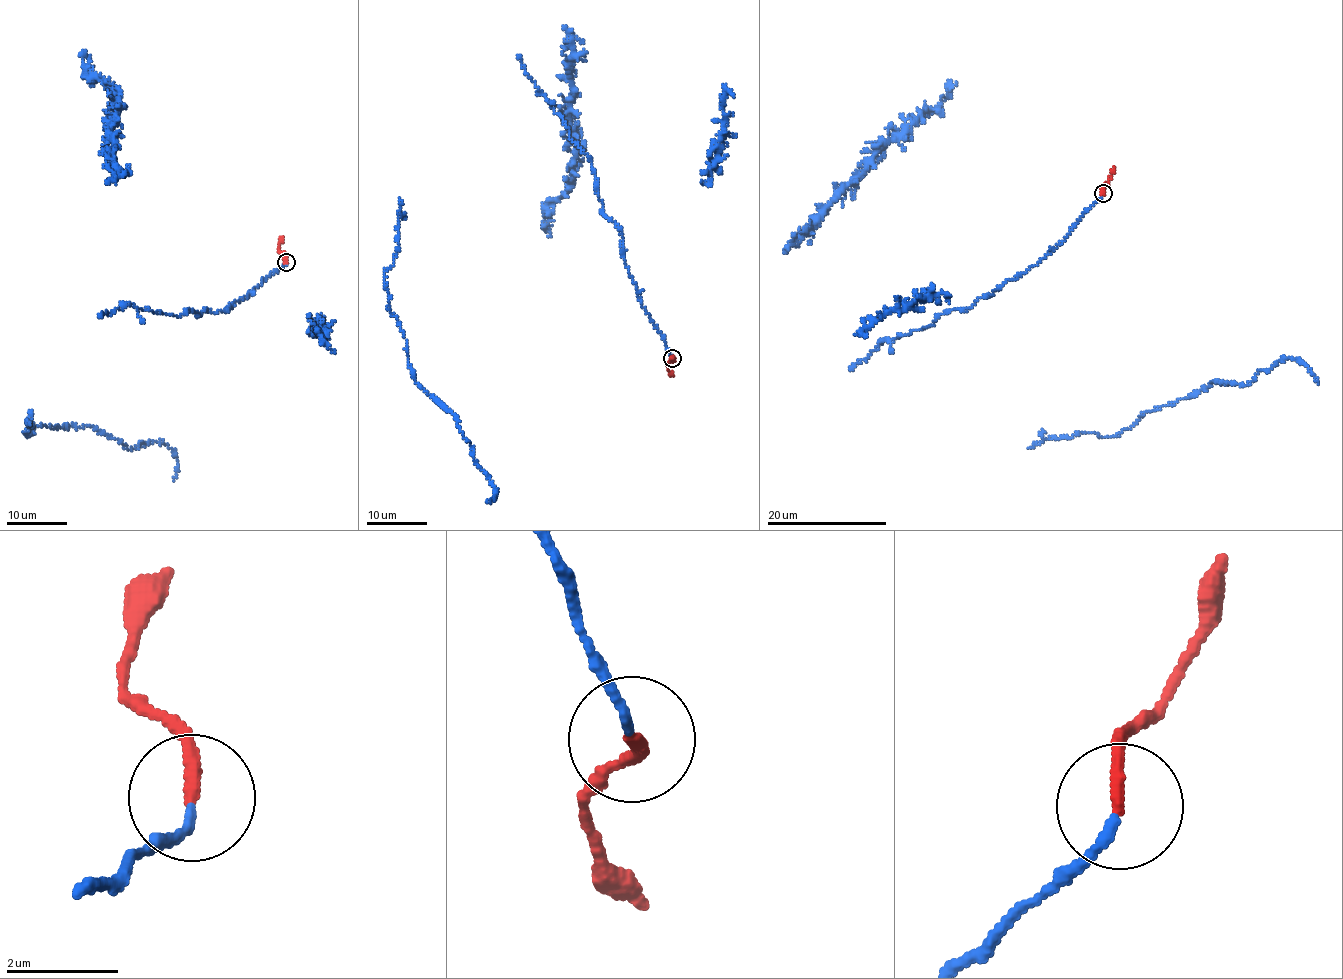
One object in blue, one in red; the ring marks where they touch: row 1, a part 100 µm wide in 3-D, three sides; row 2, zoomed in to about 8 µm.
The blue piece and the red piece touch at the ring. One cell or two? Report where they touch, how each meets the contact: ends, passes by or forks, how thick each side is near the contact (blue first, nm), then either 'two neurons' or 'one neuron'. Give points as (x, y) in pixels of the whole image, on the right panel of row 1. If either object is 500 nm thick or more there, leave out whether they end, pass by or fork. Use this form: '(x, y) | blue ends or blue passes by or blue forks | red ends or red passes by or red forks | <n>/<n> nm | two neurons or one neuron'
(1103, 193) | blue ends | red ends | 160/240 nm | one neuron

